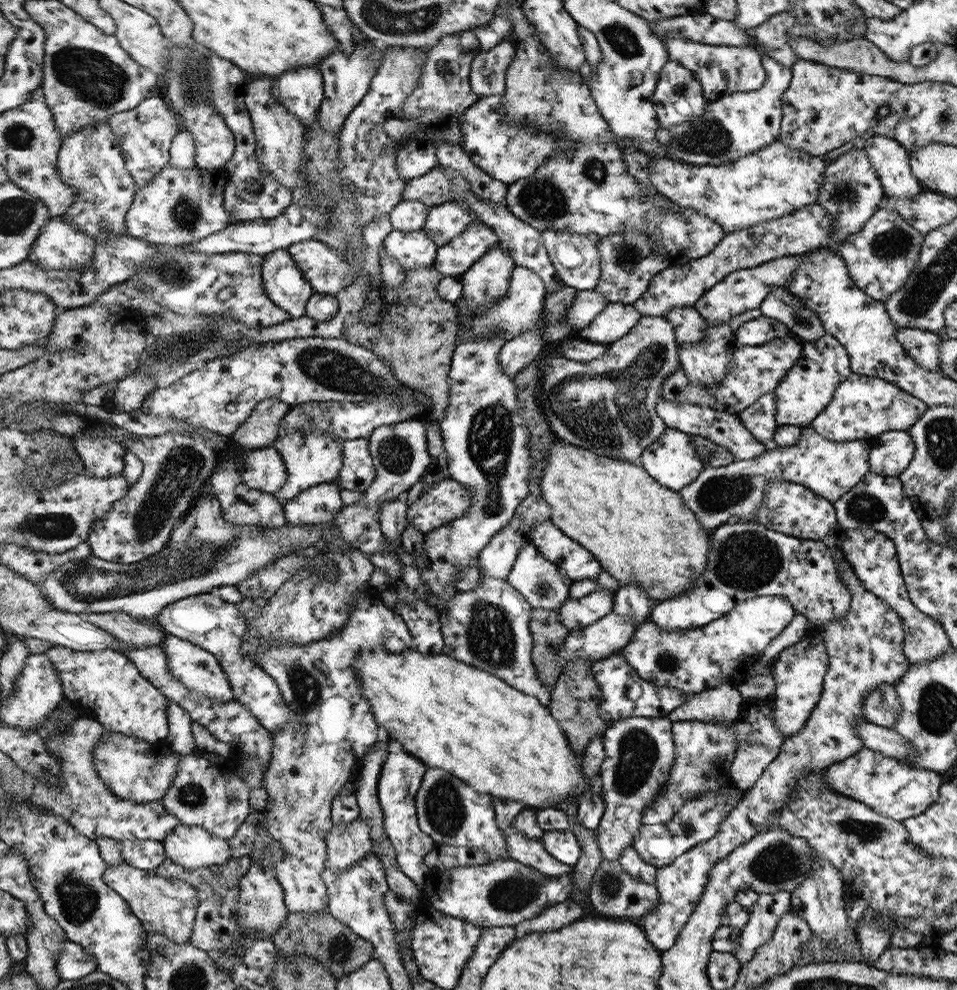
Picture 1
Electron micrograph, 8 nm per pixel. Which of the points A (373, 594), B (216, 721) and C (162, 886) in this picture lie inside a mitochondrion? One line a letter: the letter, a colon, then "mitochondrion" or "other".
A: other
B: other
C: other

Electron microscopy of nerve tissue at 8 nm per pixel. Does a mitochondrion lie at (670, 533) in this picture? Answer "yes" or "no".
no

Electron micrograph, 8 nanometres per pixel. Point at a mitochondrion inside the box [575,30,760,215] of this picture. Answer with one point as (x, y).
(709, 138)

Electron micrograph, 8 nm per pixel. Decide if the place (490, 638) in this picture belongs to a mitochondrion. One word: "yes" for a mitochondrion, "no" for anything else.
yes

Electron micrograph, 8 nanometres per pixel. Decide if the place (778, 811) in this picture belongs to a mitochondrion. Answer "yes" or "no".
no

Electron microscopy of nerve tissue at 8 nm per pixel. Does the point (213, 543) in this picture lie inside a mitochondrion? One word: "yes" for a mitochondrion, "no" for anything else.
yes

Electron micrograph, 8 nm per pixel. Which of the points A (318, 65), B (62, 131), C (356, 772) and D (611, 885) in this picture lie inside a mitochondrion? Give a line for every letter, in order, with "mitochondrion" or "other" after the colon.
A: other
B: other
C: other
D: mitochondrion

